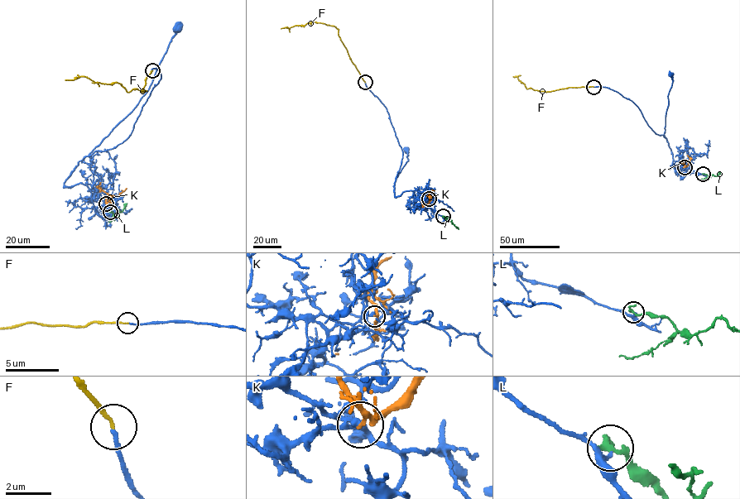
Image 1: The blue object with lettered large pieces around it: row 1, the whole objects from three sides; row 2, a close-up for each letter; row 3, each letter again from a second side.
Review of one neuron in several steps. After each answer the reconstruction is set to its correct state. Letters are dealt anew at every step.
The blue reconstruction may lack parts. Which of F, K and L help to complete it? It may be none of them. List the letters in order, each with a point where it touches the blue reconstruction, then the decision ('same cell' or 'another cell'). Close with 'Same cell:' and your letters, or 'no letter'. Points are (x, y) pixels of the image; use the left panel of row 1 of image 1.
F: meets blue at (152, 70); same cell
K: meets blue at (106, 203); another cell
L: meets blue at (110, 212); another cell
Same cell: F

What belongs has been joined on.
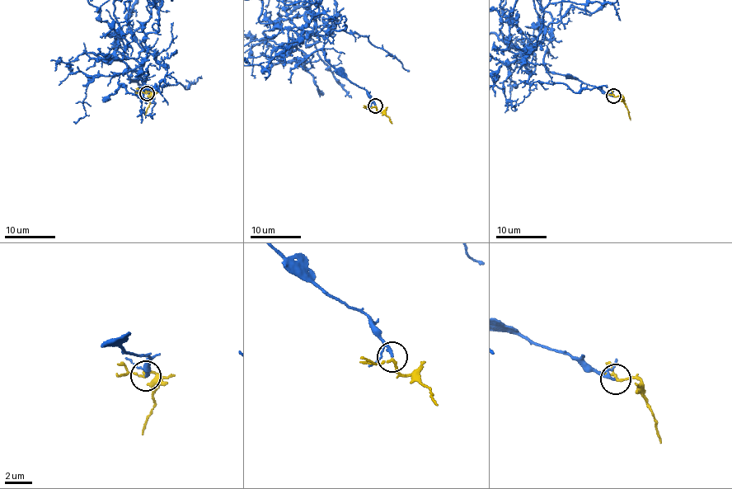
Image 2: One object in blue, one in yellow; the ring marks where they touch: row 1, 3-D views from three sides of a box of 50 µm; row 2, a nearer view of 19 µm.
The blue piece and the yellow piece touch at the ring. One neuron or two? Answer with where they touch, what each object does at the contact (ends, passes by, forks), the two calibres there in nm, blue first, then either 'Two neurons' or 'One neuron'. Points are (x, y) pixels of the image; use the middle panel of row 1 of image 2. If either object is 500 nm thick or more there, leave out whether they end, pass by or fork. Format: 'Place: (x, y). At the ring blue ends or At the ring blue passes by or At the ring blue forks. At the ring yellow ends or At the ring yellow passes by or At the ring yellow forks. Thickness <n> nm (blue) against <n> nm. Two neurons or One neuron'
Place: (375, 105). At the ring blue passes by. At the ring yellow passes by. Thickness 150 nm (blue) against 150 nm. One neuron

